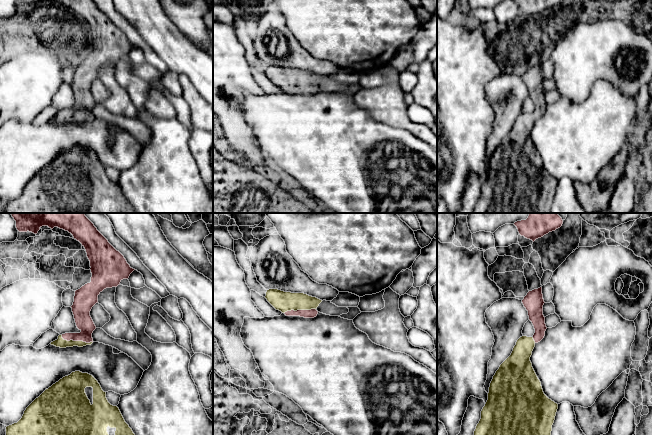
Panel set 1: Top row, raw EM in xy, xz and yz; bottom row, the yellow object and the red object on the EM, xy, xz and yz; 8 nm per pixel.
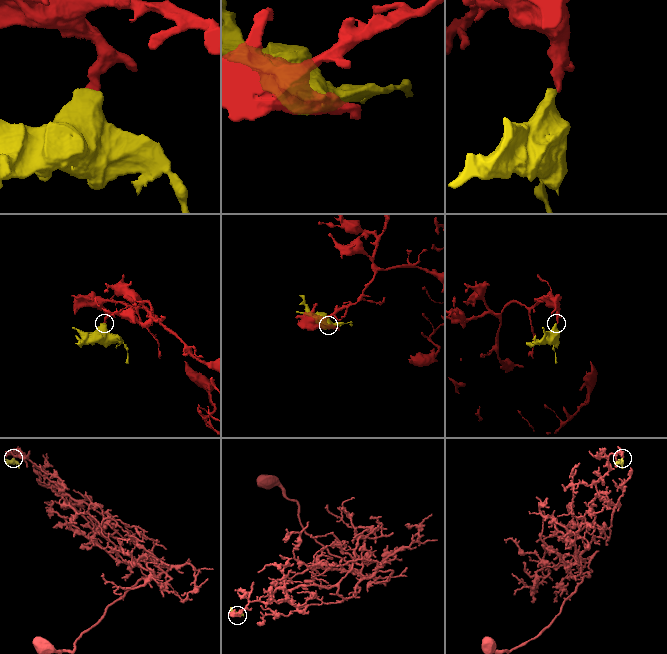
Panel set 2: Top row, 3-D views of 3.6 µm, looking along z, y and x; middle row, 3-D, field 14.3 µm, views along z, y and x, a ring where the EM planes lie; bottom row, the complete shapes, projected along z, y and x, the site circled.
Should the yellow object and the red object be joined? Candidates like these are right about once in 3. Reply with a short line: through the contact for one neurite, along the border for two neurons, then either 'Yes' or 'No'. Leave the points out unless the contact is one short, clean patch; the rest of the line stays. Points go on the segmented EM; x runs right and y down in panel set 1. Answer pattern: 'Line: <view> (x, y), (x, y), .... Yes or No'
Line: xy (60, 342), (76, 341), (83, 334), (81, 311). Yes

